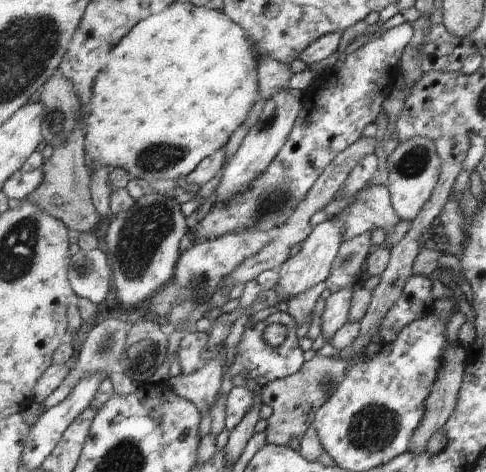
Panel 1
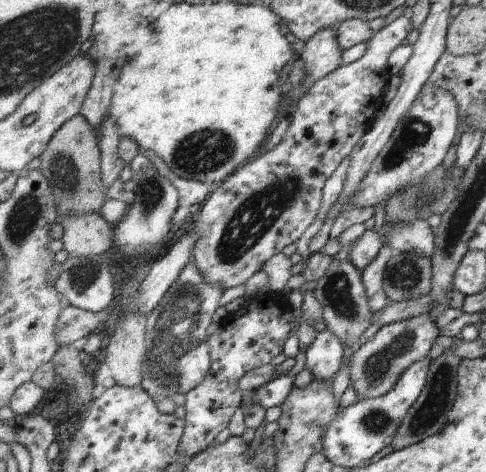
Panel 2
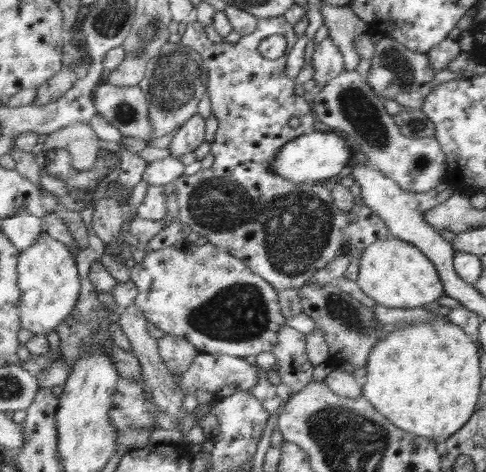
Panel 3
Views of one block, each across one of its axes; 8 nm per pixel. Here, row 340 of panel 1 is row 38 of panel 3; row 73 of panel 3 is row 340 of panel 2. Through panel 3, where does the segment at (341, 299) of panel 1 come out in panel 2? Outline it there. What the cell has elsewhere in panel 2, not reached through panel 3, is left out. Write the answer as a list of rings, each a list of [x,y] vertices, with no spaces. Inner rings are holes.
[[[329,330],[321,332],[315,338],[315,342],[307,348],[307,366],[305,366],[315,374],[315,380],[333,382],[343,362],[345,354],[343,346],[345,346],[343,340]]]

